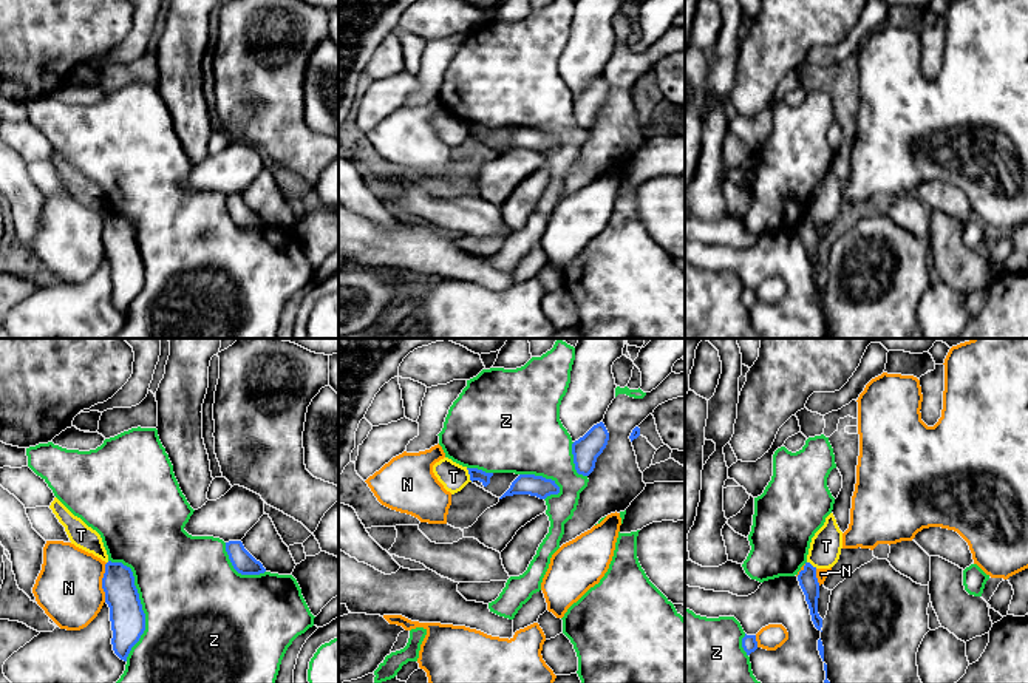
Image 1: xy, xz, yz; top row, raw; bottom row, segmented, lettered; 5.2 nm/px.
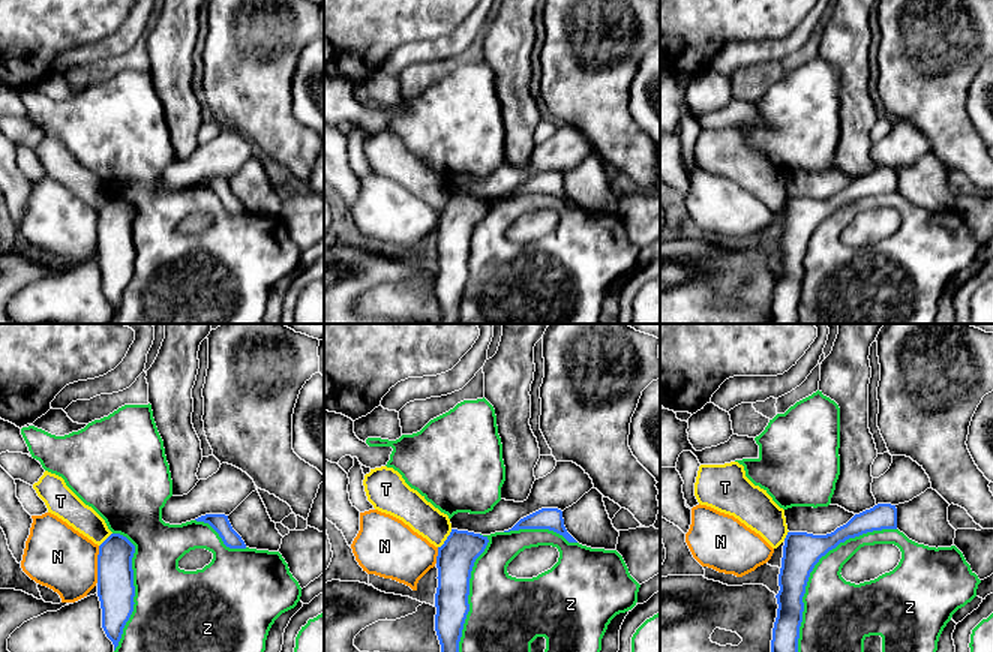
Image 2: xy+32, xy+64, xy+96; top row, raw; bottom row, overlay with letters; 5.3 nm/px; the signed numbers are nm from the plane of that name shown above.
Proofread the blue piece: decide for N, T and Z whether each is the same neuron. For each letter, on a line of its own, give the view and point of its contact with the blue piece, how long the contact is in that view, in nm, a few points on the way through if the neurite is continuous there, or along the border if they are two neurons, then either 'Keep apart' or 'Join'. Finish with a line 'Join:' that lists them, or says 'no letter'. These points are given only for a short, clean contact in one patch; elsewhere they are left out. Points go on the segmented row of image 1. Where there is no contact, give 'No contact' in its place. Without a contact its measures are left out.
N: Touches blue at xy (102, 583). Shared border 200 nm. Keep apart
T: Touches blue at xz (469, 473). Shared border 80 nm. Boundary: xz (466, 468), (472, 481). Keep apart
Z: Touches blue at xy (141, 604). Shared border 550 nm. Keep apart
Join: no letter

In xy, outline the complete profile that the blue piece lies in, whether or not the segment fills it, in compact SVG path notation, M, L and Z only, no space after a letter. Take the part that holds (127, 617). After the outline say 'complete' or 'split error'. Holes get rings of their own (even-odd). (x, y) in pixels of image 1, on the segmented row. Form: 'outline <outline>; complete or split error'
outline M108 561L105 564L102 589L105 592L105 603L110 607L113 651L121 660L127 661L131 647L145 630L145 613L131 569L122 562Z; complete

